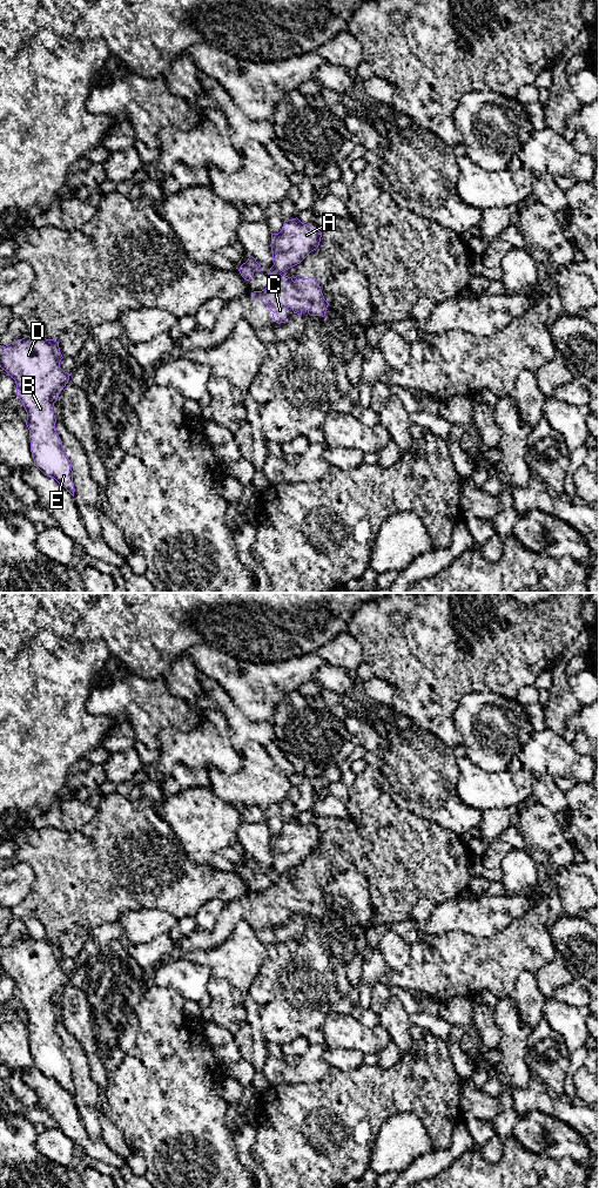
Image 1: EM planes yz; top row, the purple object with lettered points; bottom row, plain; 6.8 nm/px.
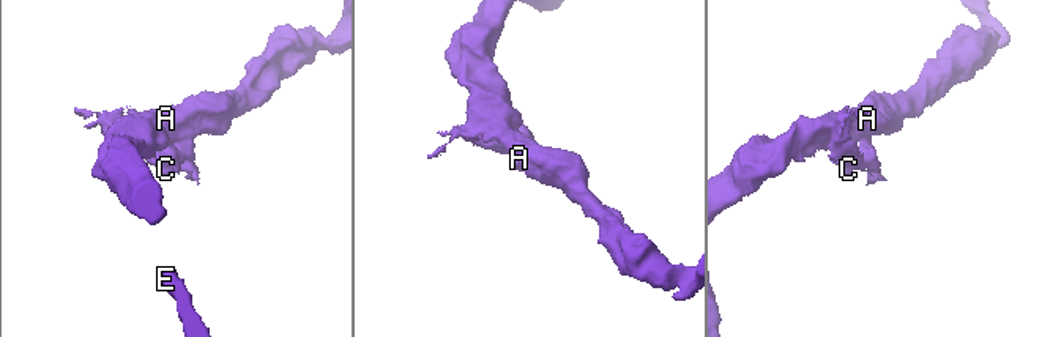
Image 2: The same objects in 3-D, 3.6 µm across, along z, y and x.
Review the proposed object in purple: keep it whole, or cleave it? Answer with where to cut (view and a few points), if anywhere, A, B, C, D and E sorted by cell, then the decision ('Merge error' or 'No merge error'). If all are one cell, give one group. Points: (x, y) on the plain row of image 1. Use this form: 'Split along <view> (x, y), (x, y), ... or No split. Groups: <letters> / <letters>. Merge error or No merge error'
Split along yz (281, 876), (271, 883). Groups: A B D E / C. Merge error

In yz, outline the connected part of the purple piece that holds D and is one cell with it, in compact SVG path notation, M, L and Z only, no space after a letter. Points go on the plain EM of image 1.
M26 937L6 947L0 946L0 968L15 981L16 997L27 1013L26 1026L29 1031L34 1067L45 1076L54 1079L74 1098L72 1064L56 1034L56 1019L53 1012L54 1004L69 981L69 974L60 968L62 959L59 944L55 940L32 940Z

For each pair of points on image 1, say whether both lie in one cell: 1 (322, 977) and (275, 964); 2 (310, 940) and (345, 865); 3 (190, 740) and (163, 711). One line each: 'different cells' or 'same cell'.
1: same cell
2: different cells
3: different cells

